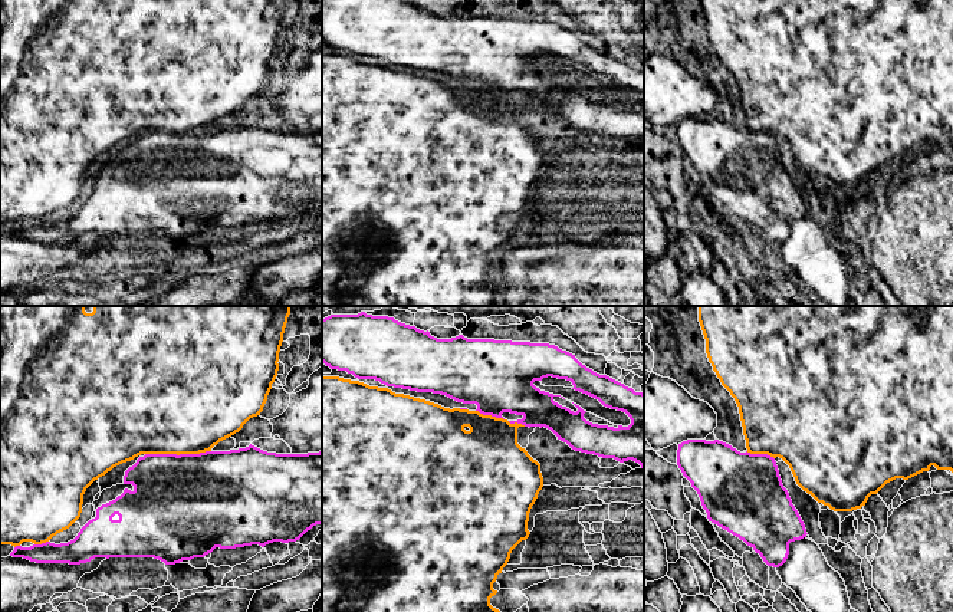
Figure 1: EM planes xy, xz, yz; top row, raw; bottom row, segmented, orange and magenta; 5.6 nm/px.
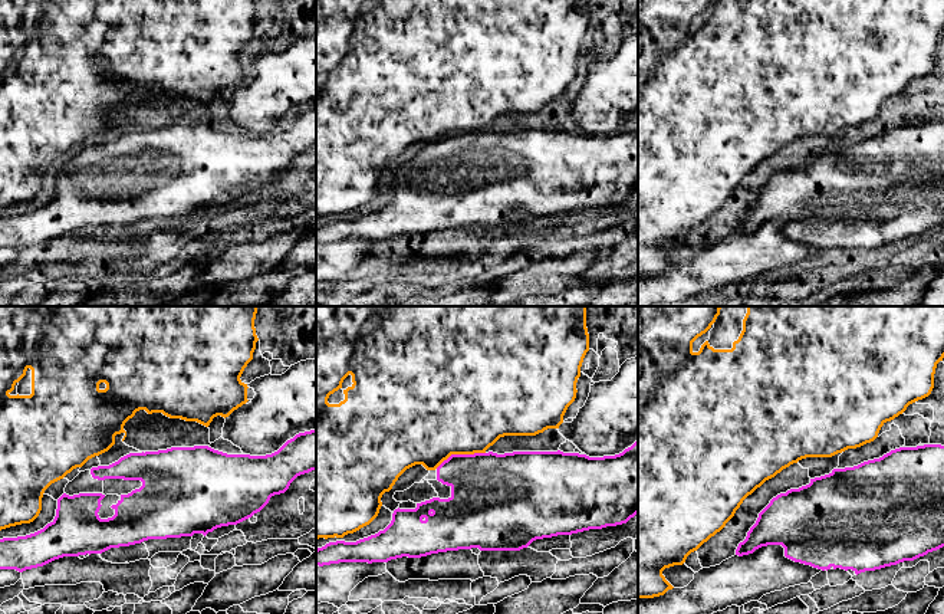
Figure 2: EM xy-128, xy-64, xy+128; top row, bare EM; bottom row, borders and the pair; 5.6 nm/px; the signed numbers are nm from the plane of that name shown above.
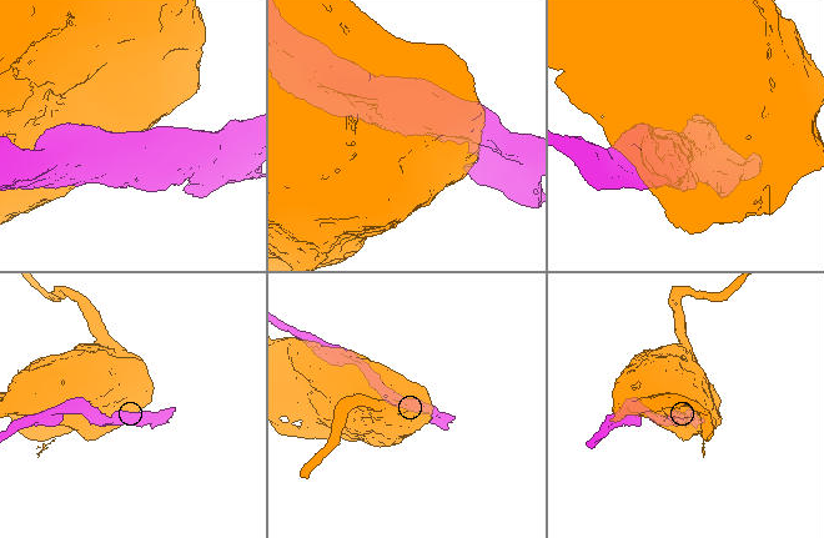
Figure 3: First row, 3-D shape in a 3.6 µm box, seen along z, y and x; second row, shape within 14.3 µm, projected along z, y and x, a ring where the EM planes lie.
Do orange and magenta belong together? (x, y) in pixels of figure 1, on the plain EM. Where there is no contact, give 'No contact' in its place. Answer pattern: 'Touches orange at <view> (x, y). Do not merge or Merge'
Touches orange at xy (177, 132). Do not merge

